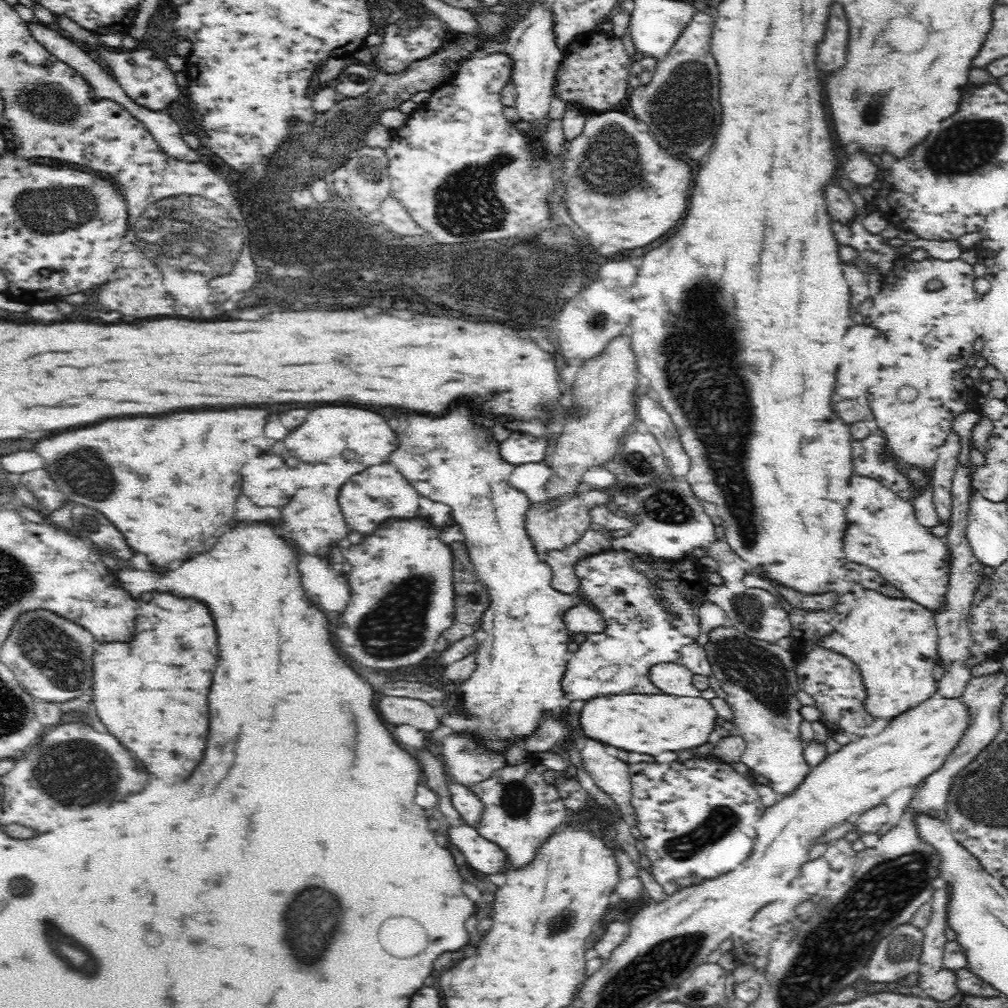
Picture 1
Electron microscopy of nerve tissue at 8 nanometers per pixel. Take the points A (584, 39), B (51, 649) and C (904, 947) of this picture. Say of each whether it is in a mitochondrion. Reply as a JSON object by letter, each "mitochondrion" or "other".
{"A":"other","B":"mitochondrion","C":"mitochondrion"}

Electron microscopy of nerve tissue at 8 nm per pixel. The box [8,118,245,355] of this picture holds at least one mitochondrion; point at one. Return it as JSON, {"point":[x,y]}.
{"point":[50,209]}

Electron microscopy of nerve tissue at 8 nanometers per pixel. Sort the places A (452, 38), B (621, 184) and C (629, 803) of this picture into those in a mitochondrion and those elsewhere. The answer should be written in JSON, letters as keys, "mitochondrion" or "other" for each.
{"A":"other","B":"mitochondrion","C":"other"}

